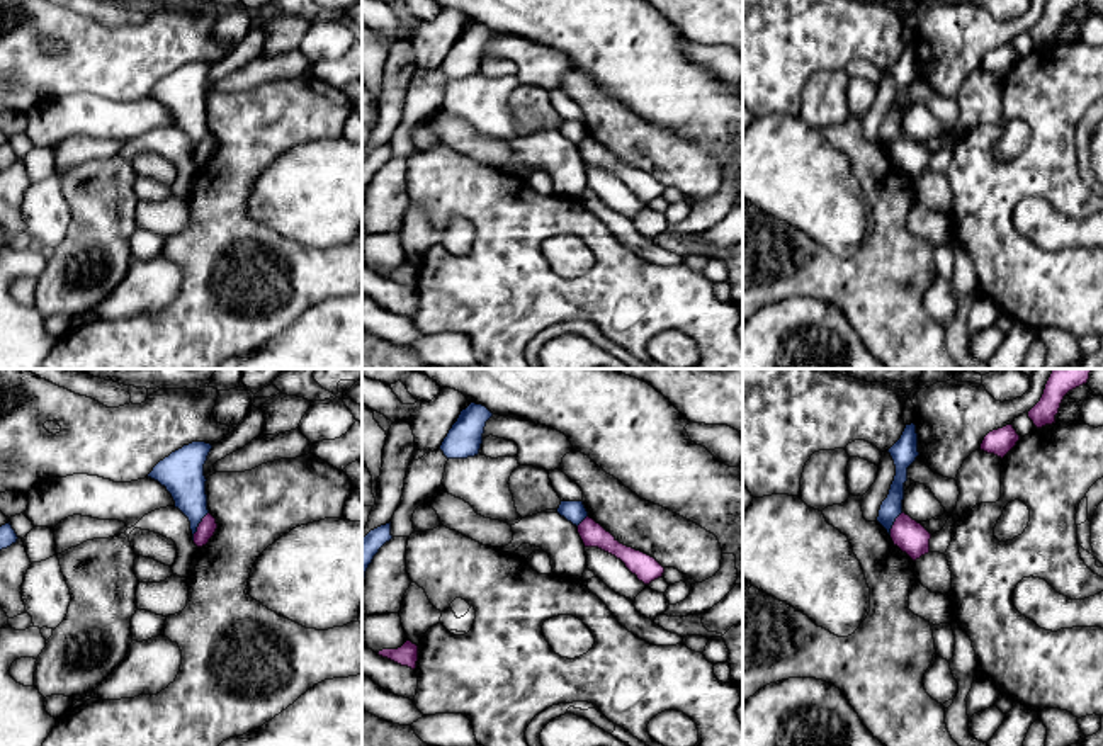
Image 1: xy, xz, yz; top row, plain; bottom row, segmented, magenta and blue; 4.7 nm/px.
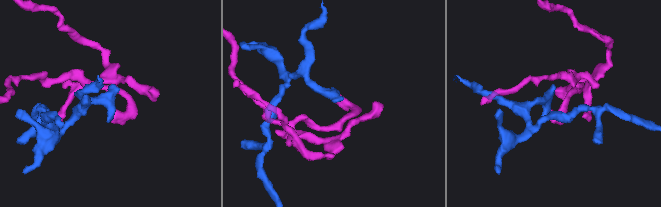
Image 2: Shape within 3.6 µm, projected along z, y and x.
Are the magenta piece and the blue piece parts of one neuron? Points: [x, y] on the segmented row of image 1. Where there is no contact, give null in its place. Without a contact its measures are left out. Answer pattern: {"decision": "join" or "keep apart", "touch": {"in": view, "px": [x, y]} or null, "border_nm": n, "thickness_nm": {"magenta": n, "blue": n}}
{"decision": "keep apart", "touch": {"in": "xy", "px": [199, 525]}, "border_nm": 150, "thickness_nm": {"magenta": 90, "blue": 200}}

